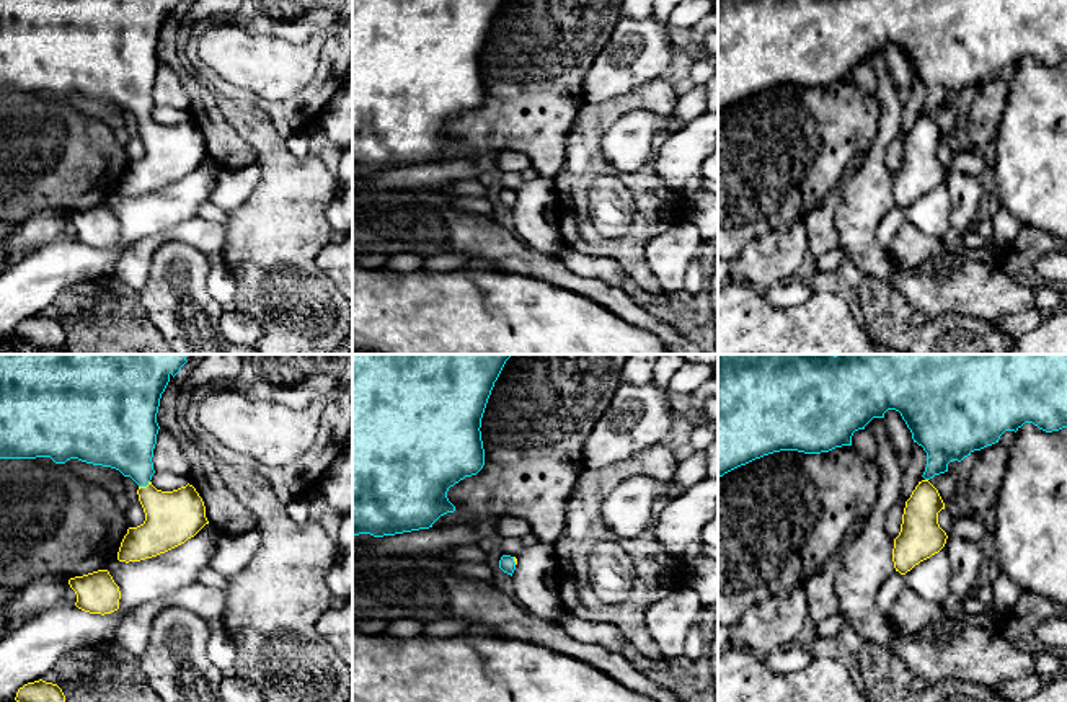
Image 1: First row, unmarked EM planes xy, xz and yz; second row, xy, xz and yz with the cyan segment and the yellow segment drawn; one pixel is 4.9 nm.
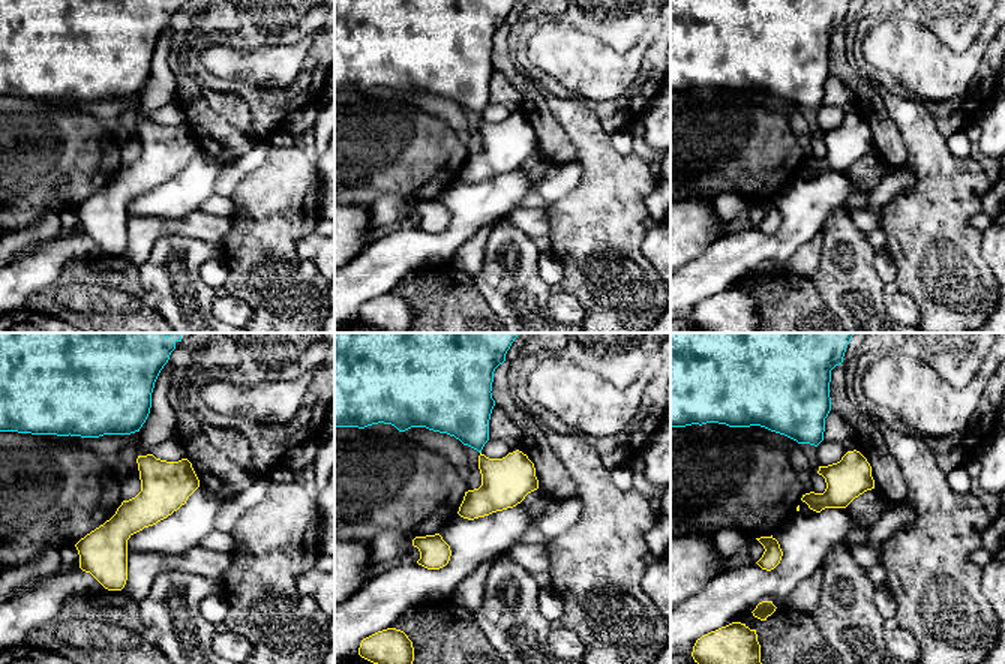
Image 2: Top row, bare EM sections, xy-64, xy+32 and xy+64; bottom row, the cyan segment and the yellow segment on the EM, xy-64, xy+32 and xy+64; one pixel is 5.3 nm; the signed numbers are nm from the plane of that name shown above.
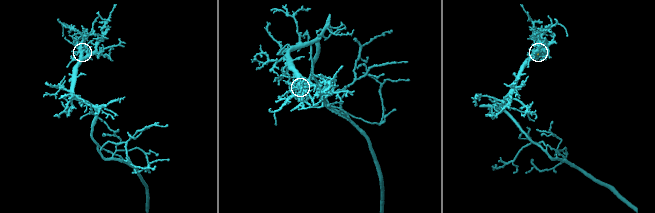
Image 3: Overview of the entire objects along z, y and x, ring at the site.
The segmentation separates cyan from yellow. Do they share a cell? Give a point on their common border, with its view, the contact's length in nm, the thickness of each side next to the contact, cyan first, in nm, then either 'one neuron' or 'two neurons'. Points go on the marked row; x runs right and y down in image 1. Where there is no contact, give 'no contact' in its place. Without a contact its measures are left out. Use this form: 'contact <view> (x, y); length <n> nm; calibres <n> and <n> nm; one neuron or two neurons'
contact xy (144, 485); length 70 nm; calibres 300 and 260 nm; one neuron

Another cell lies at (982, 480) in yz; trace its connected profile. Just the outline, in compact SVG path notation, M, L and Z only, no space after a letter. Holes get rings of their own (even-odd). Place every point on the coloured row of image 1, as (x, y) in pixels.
M1000 442L977 451L964 473L963 500L971 503L977 513L994 508L1007 465L1008 449Z

